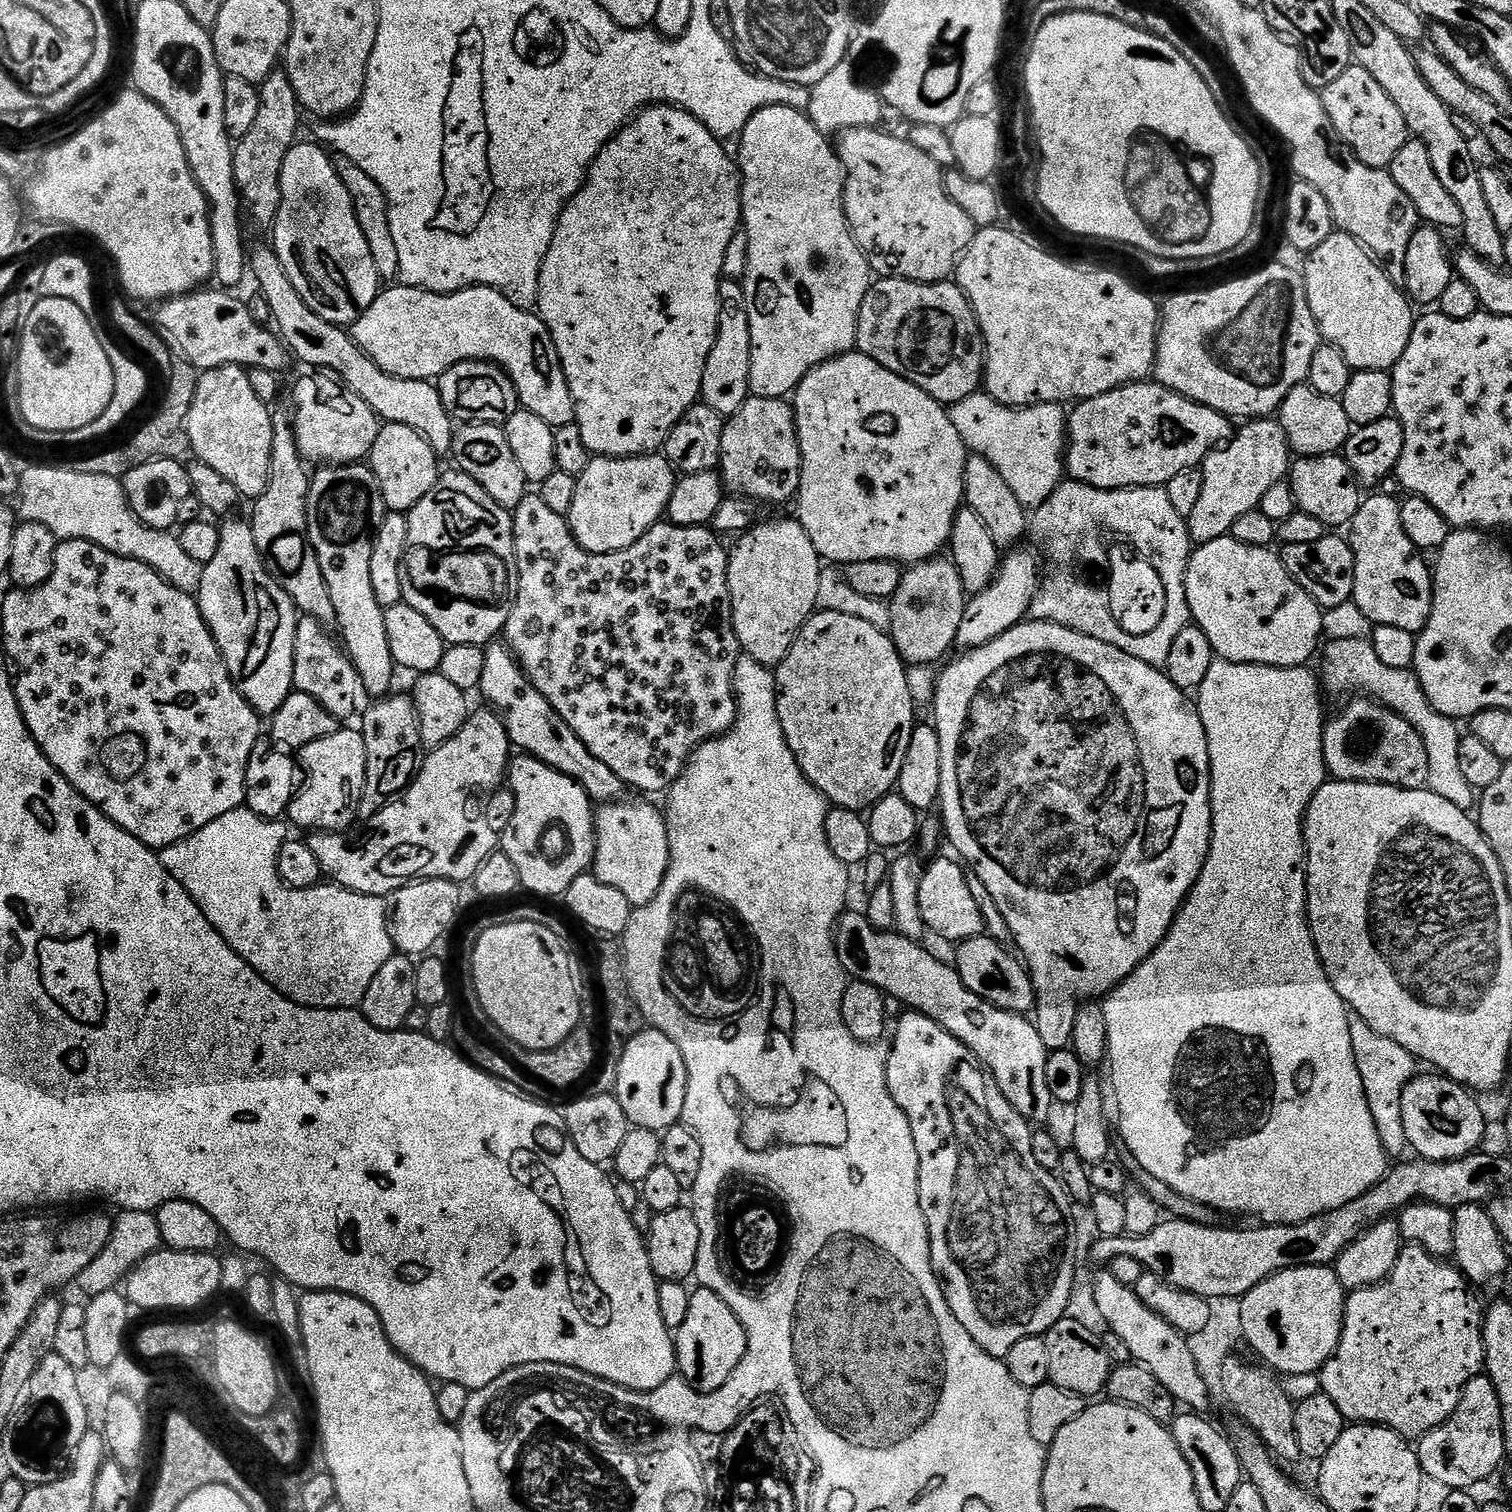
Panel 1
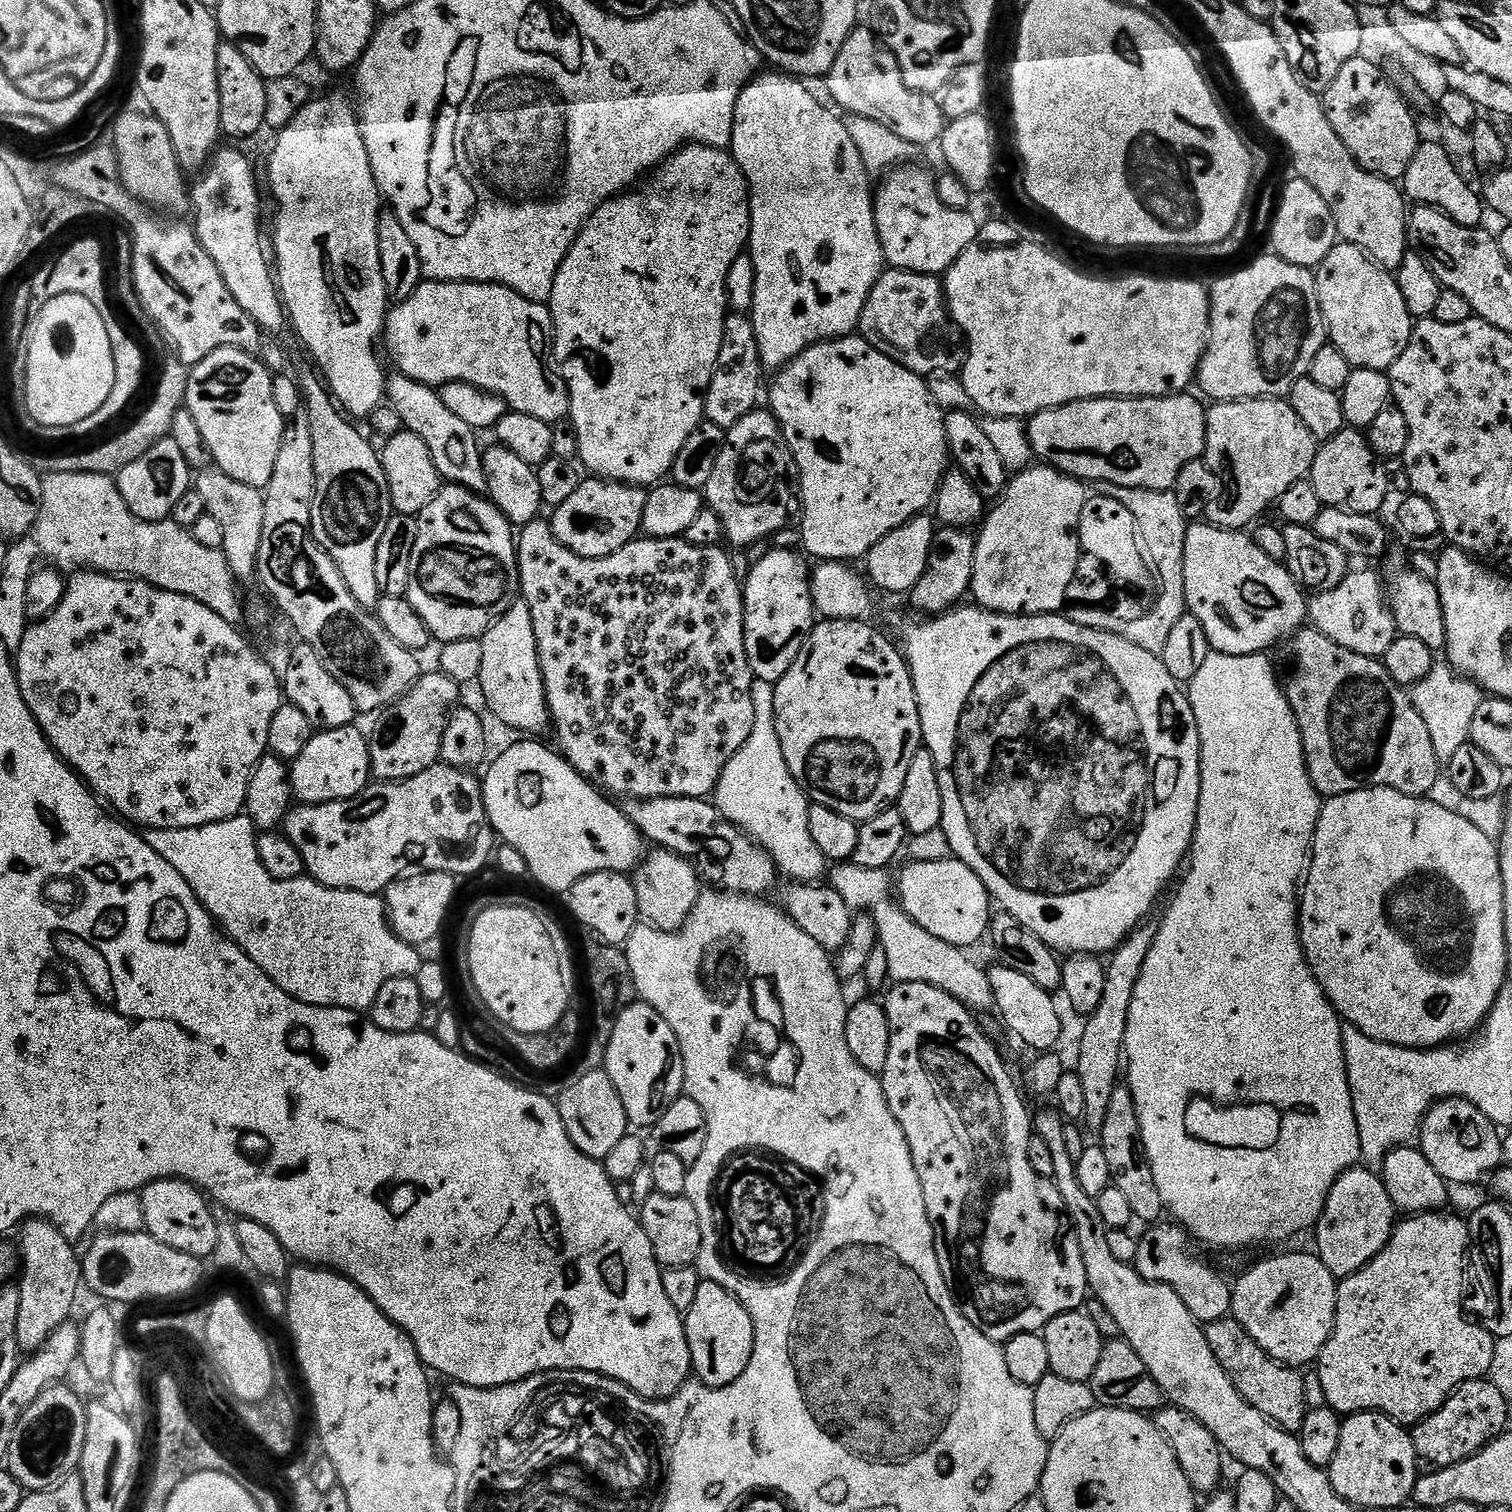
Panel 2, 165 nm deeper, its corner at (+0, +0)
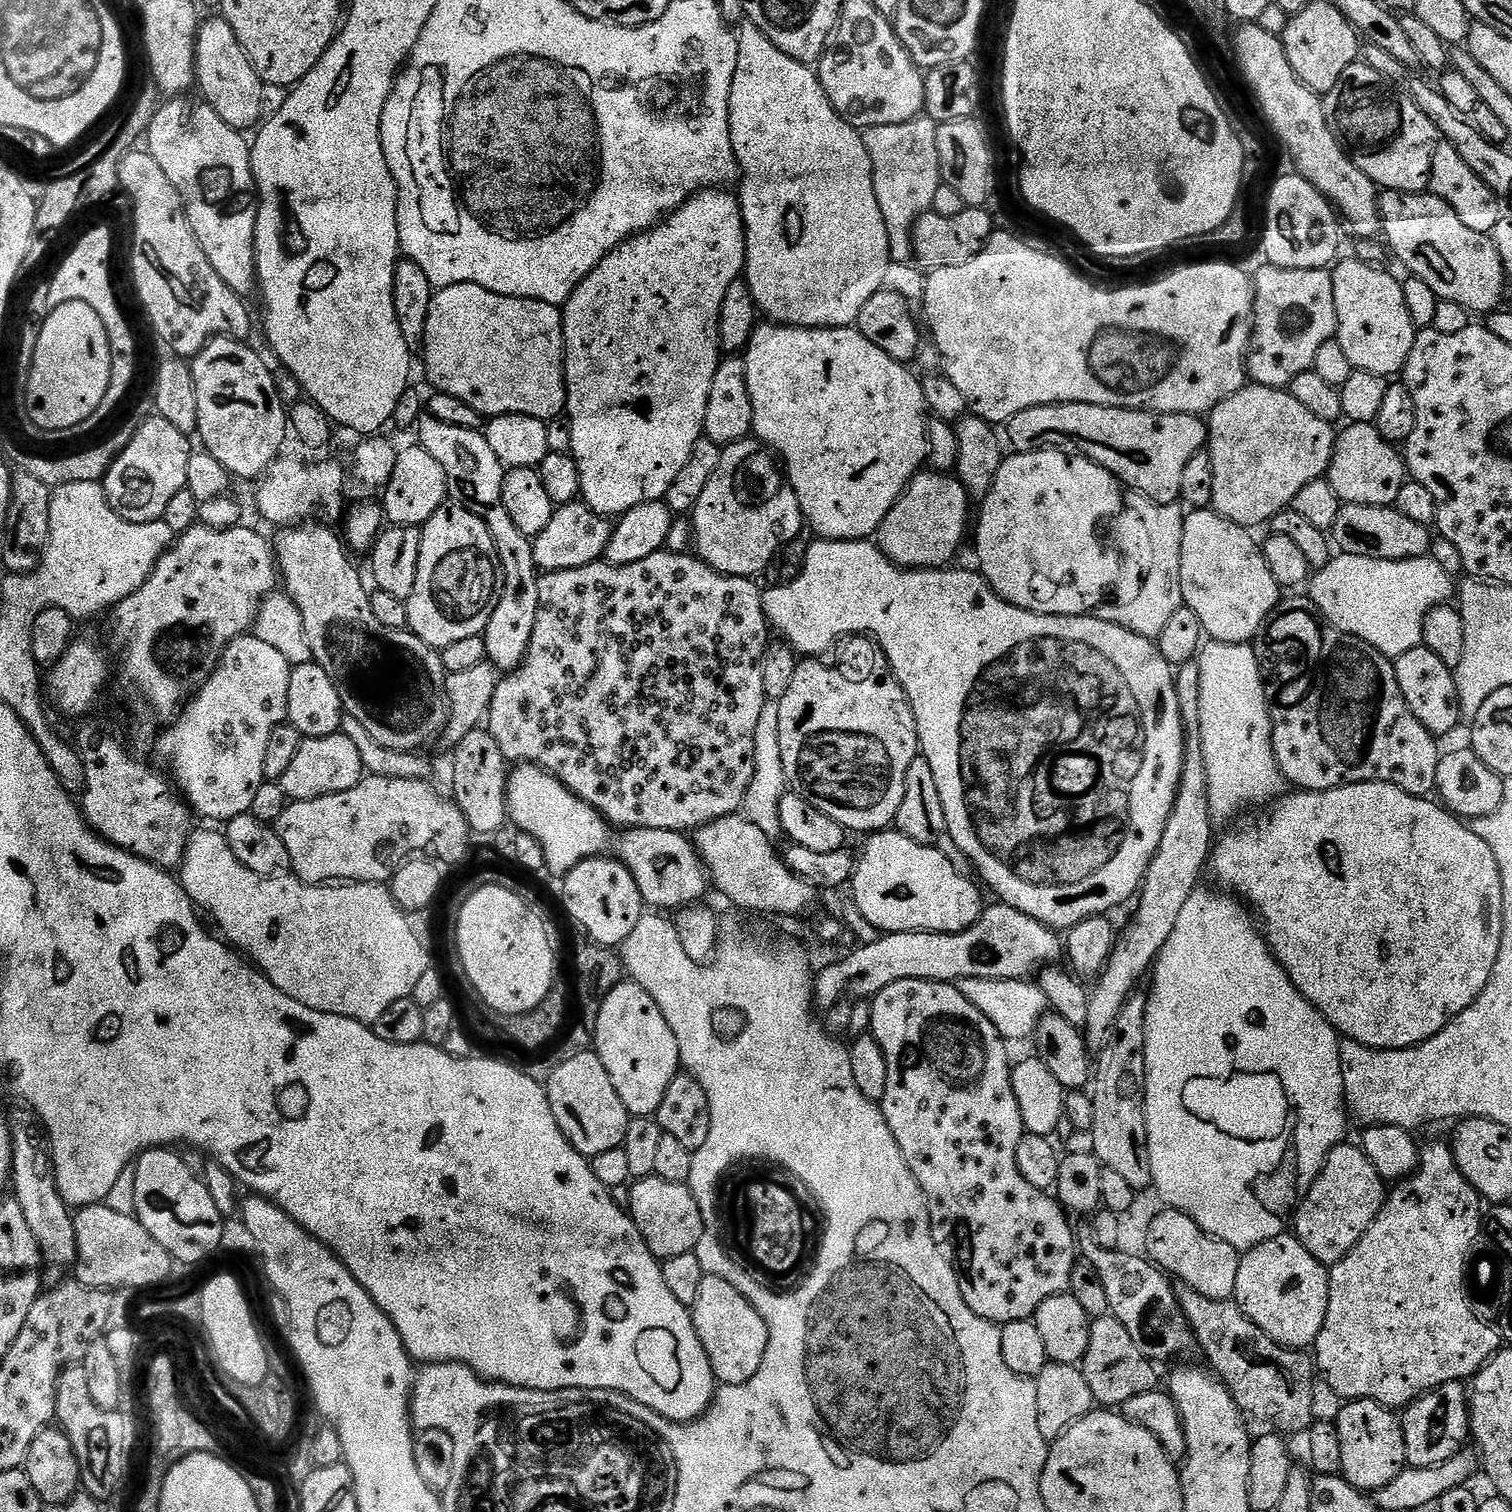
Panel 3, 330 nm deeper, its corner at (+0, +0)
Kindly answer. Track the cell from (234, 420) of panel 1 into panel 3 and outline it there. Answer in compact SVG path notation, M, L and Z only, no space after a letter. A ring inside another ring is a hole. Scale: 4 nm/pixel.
M217 336L216 339L211 340L208 345L206 345L202 351L195 356L191 361L190 367L192 369L192 377L194 378L194 390L198 394L198 426L196 427L196 432L203 447L213 456L218 458L218 462L222 462L222 466L229 472L233 477L241 476L244 480L255 481L257 478L264 475L264 471L281 455L280 452L284 448L284 439L289 439L290 436L290 416L286 411L286 404L280 401L280 392L276 389L276 380L272 377L272 372L270 369L264 365L264 360L255 352L252 348L247 348L244 345L245 341L240 338L233 338L230 336Z

